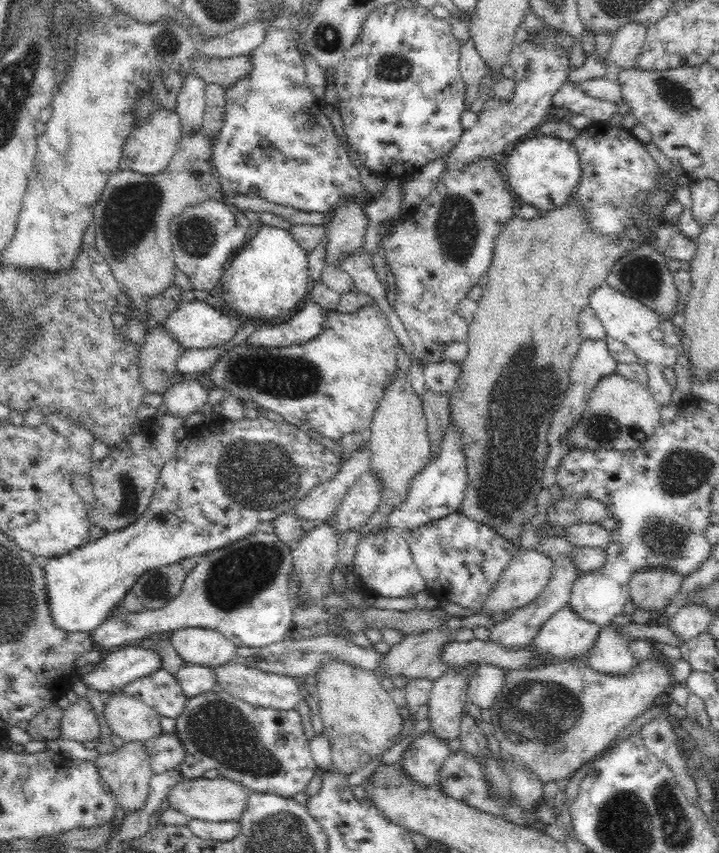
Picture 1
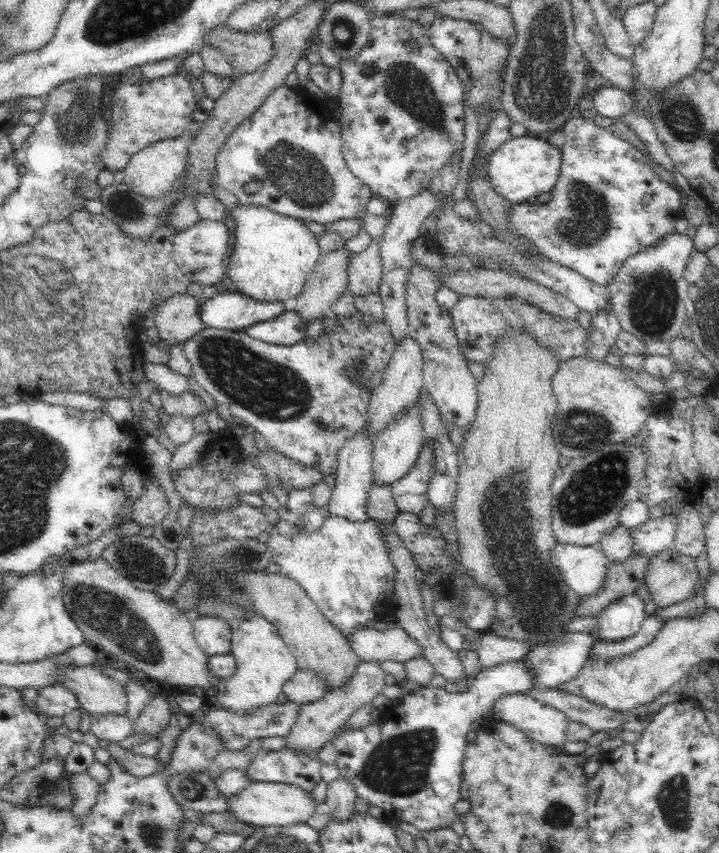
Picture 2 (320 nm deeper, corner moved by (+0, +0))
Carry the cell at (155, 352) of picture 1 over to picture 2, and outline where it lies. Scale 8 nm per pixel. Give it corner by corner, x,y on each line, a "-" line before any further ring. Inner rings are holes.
187,292
169,297
156,310
159,338
169,344
184,343
205,327
200,317
203,298
190,296

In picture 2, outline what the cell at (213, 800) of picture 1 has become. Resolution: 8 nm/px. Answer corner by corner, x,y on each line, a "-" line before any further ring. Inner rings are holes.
257,781
252,782
248,788
244,788
244,791
240,792
238,796
228,798
230,814
233,814
240,822
258,827
289,827
295,824
306,823
308,818
313,816
320,809
325,809
325,806
320,808
320,805
316,805
315,802
312,792
304,791
304,788
300,786

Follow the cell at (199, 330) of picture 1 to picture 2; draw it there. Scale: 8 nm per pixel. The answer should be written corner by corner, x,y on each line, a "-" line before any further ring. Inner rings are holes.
226,292
203,299
200,309
205,326
232,331
243,331
252,324
276,319
288,312
282,301
254,300
242,292

